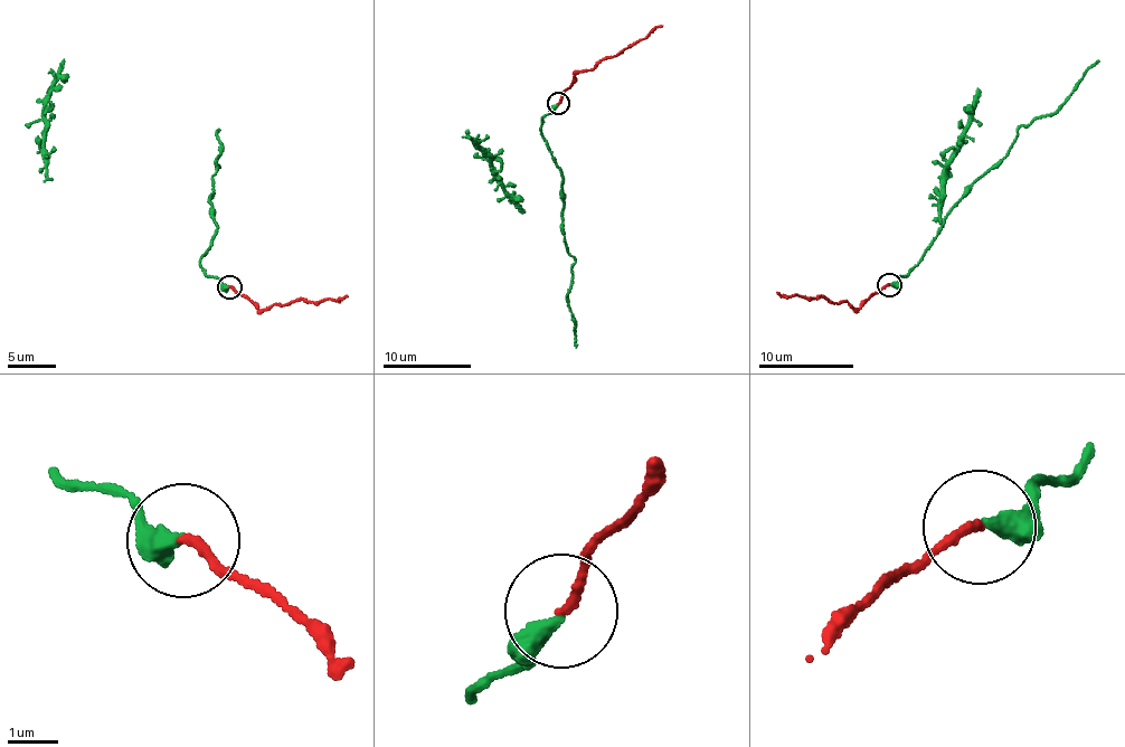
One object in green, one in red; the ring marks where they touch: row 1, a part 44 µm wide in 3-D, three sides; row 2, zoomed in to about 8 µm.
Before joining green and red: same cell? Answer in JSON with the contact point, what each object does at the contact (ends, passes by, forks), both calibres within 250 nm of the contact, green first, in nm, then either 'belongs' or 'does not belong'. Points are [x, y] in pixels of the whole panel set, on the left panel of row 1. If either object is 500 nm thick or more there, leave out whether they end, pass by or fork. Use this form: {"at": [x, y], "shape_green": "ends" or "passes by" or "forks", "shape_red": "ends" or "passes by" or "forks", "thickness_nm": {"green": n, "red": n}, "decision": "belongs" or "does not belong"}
{"at": [229, 286], "shape_green": "ends", "shape_red": "ends", "thickness_nm": {"green": 320, "red": 160}, "decision": "belongs"}

